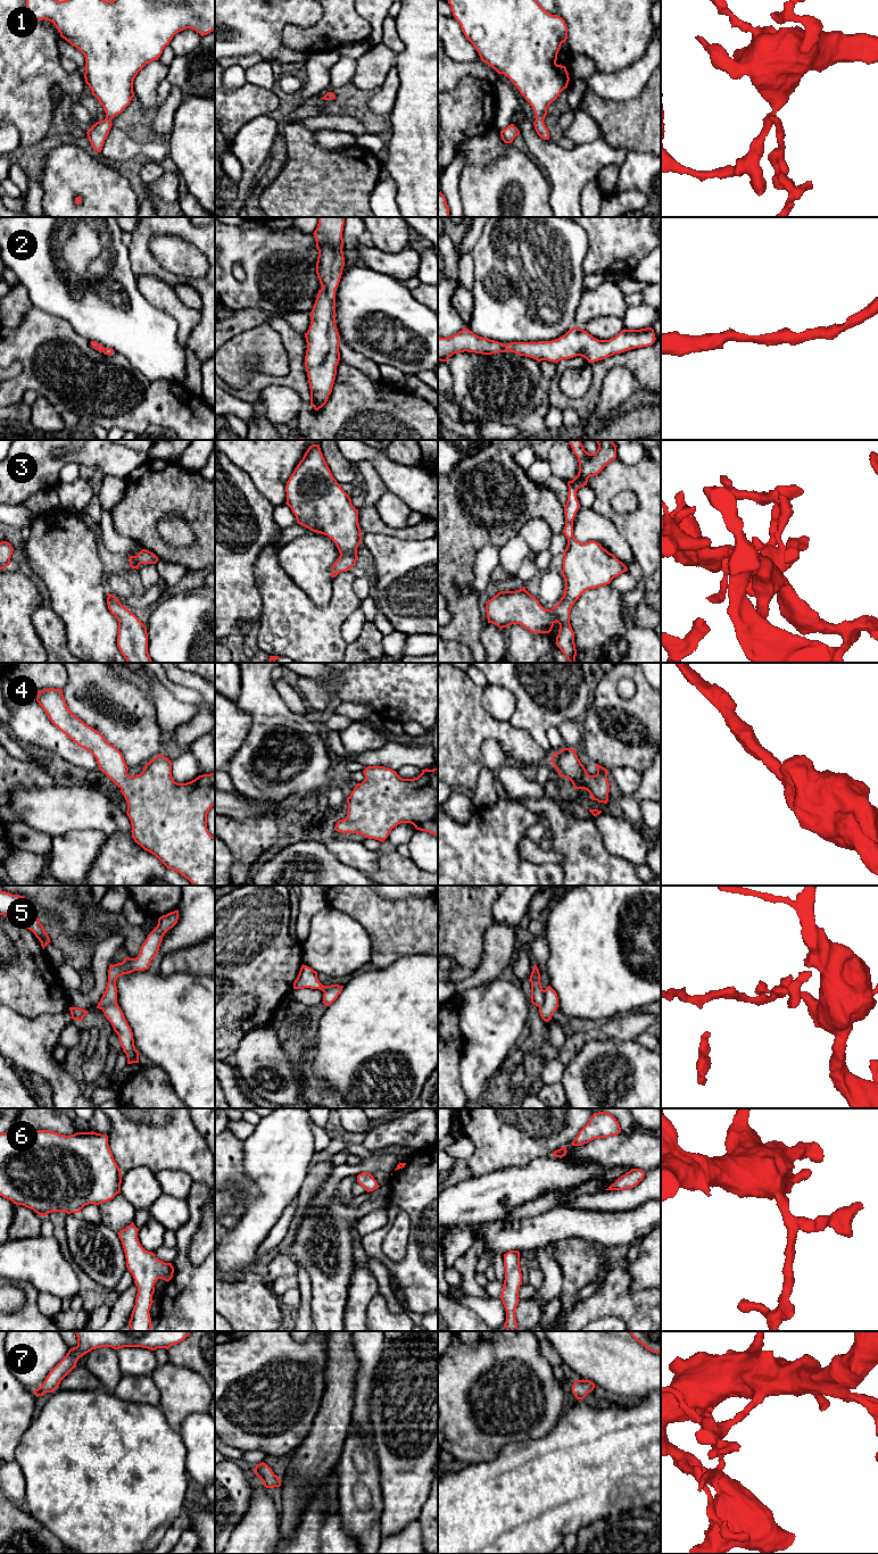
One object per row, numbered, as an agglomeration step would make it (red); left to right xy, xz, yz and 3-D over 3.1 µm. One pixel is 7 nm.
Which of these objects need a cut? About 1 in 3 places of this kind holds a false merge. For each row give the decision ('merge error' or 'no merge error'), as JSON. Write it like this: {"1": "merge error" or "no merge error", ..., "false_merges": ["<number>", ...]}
{"1": "no merge error", "2": "no merge error", "3": "no merge error", "4": "no merge error", "5": "merge error", "6": "no merge error", "7": "no merge error", "false_merges": ["5"]}

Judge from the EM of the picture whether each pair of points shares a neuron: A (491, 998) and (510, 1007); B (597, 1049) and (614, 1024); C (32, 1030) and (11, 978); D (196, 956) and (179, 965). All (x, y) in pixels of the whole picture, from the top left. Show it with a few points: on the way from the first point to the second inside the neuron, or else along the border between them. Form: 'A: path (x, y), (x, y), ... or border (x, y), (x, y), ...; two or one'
A: path (496, 1003), (500, 1007), (505, 1007); one
B: border (607, 1038), (634, 1041); two
C: border (11, 1008), (31, 1018), (40, 1014), (52, 1014); two
D: path (191, 960), (183, 961); one

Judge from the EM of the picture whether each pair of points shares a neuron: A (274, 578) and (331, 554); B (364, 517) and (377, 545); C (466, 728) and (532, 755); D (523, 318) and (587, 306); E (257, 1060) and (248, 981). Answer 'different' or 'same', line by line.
A: different
B: different
C: same
D: different
E: different

